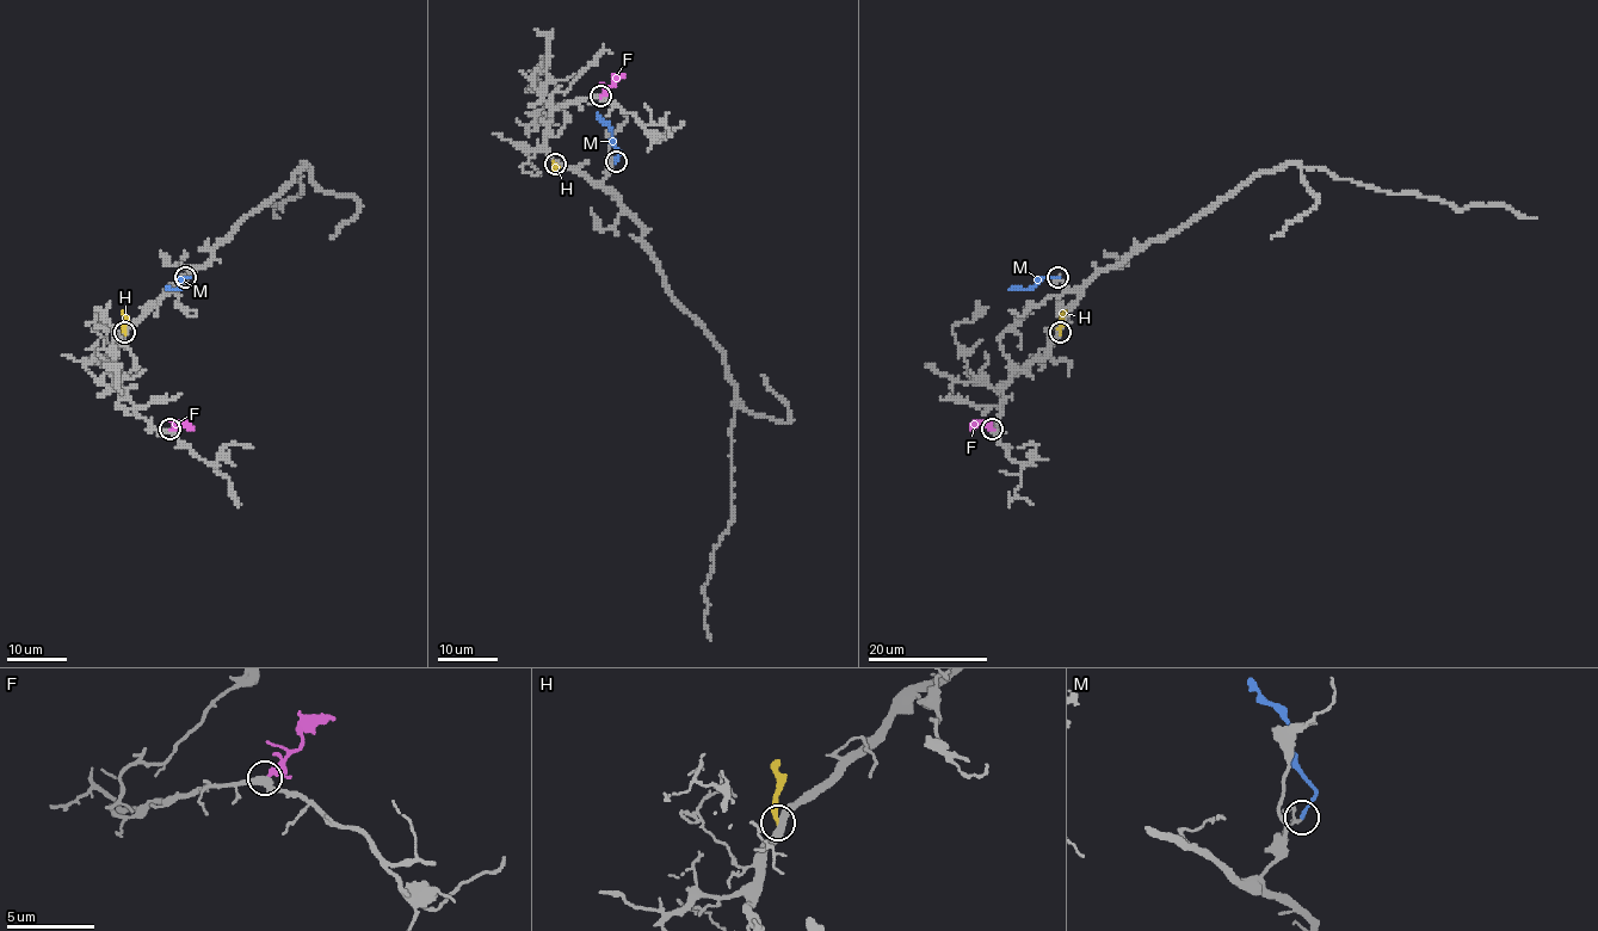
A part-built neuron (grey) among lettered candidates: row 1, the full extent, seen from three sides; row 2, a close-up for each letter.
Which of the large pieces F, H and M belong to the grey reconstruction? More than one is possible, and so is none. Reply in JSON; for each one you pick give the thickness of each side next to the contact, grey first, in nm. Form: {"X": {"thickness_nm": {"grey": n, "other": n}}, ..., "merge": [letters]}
{"F": {"thickness_nm": {"grey": 360, "other": 320}}, "merge": ["F"]}

